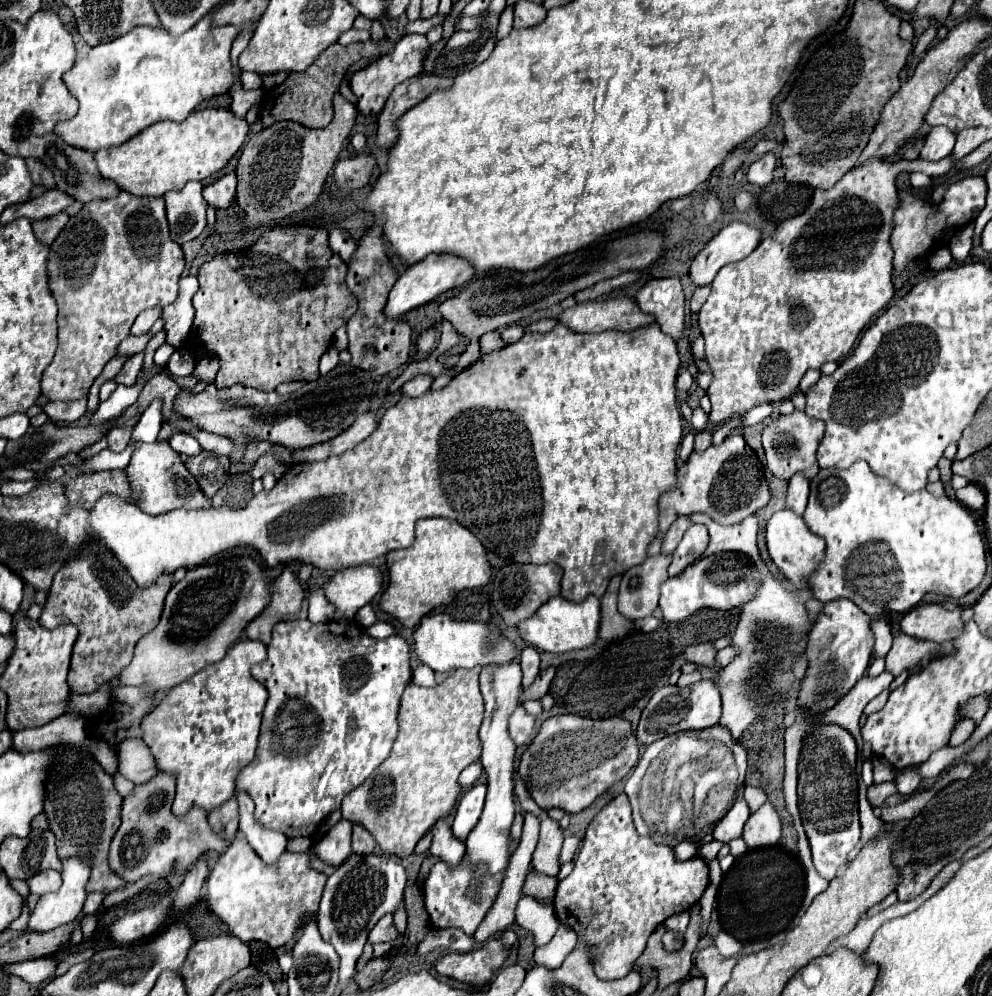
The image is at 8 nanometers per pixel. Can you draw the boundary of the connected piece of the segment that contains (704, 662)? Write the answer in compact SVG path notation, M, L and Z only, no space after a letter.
M710 642L694 644L694 646L686 648L686 652L684 652L684 658L686 658L688 662L694 662L694 664L698 664L698 666L710 666L710 668L720 670L720 666L714 662L714 656L716 656L716 650L712 648Z

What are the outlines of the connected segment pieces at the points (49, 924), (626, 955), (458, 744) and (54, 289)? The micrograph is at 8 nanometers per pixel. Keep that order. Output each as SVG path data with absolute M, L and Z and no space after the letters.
M78 858L62 860L62 888L52 894L40 896L36 908L30 912L28 928L34 932L48 932L62 924L74 922L82 912L86 900L86 882L90 868L84 866Z
M618 794L592 818L572 874L566 880L558 882L554 912L564 926L572 928L582 938L586 954L594 964L596 976L600 980L618 980L634 970L636 960L646 948L648 936L668 916L690 910L700 900L706 886L708 864L700 856L680 862L674 858L674 848L656 844L650 836L640 836L632 822L632 810L626 794Z
M480 666L472 670L454 670L454 674L450 674L444 684L438 684L436 688L424 688L410 682L400 698L398 736L394 740L390 758L384 760L384 764L380 764L380 768L376 768L376 772L368 776L368 780L360 788L344 796L340 808L342 818L350 820L352 824L364 826L374 836L384 854L398 858L410 856L418 840L456 804L456 798L462 792L458 776L480 756L478 730L484 718L484 702L478 684L480 670Z
M120 192L118 198L92 200L92 202L84 204L82 210L68 220L66 232L62 230L58 234L58 238L50 246L50 256L48 256L48 286L50 286L50 292L54 296L56 304L58 304L58 350L54 354L52 364L44 370L42 384L40 384L42 386L42 394L46 398L50 398L50 400L62 400L62 402L84 398L90 392L90 386L94 384L94 380L102 374L104 366L116 356L116 348L120 346L120 342L130 336L130 326L134 324L136 316L142 310L146 310L146 308L168 306L168 304L172 304L172 300L176 300L176 296L178 296L178 280L180 280L182 272L184 272L184 254L182 254L182 248L176 242L172 242L172 238L170 238L168 222L166 222L166 210L164 210L164 200L162 198L140 198L140 196L134 196L130 192Z

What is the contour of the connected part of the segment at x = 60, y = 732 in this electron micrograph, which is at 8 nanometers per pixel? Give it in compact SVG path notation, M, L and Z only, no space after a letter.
M60 716L40 728L24 730L14 734L14 748L20 748L22 752L30 750L42 750L46 746L54 746L60 742L72 742L82 744L88 736L88 727L82 716Z

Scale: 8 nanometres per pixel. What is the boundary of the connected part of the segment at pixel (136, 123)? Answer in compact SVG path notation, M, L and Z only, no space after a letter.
M212 12L206 14L192 30L182 36L170 36L164 28L138 26L126 36L112 42L94 46L84 58L80 58L72 70L64 74L64 82L70 94L78 100L78 114L66 122L60 122L54 132L70 146L96 152L102 148L120 146L144 128L160 120L184 120L196 110L196 106L212 96L226 94L234 84L234 72L230 64L230 48L236 36L234 26L212 28Z

